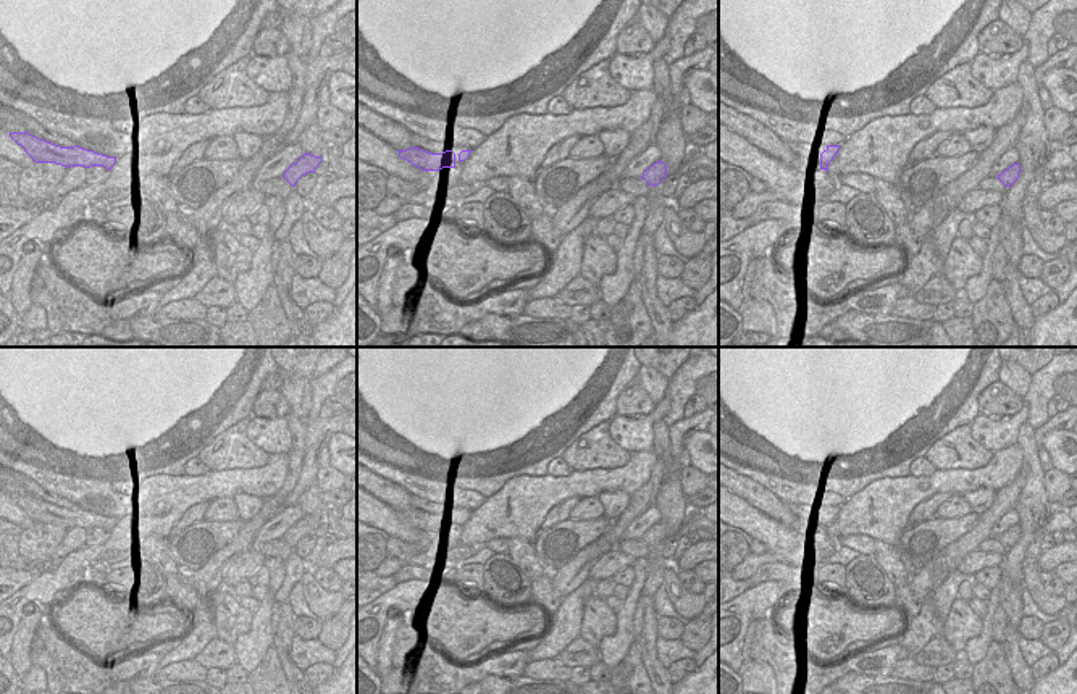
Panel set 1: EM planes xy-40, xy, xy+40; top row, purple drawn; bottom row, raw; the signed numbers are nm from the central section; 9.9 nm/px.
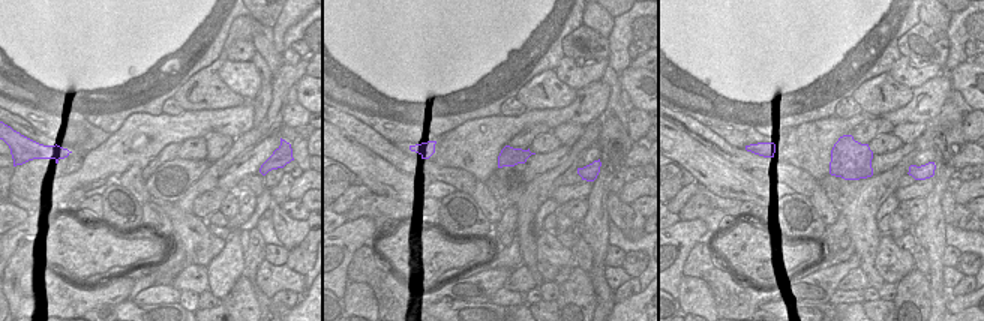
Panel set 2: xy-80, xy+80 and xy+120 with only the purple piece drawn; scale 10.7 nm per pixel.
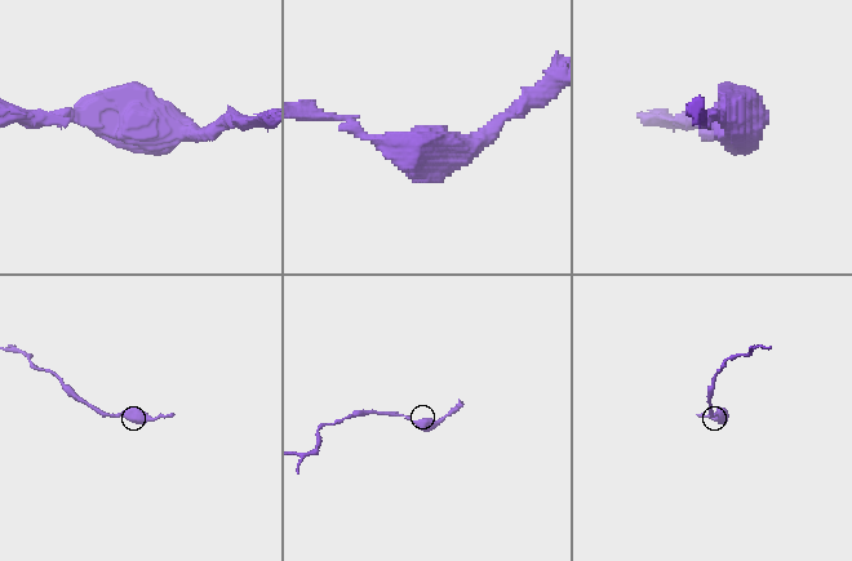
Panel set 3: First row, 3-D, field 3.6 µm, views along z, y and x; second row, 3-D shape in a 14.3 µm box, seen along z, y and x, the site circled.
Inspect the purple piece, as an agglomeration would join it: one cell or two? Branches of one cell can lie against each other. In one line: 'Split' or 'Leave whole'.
Leave whole.

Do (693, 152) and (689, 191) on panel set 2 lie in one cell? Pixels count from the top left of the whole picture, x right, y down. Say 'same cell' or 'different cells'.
different cells

